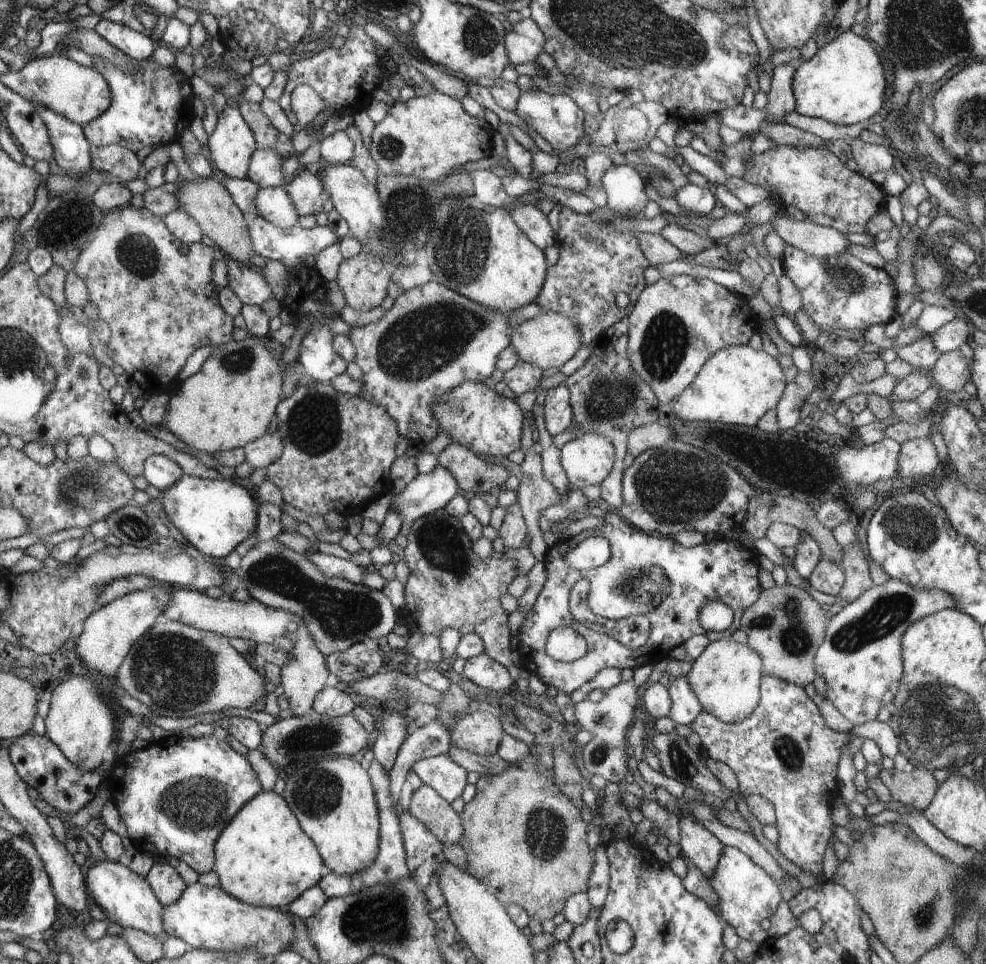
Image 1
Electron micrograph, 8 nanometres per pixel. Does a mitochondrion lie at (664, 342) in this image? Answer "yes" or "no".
yes

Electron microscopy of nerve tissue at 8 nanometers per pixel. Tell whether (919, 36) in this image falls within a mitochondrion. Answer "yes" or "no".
yes

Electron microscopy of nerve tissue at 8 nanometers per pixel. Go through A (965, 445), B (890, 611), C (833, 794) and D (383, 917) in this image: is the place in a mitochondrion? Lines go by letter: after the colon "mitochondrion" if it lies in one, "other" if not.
A: other
B: mitochondrion
C: other
D: mitochondrion

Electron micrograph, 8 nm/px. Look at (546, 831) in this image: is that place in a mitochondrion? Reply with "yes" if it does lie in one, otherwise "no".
yes

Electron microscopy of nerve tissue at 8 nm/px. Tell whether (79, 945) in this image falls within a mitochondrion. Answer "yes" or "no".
no

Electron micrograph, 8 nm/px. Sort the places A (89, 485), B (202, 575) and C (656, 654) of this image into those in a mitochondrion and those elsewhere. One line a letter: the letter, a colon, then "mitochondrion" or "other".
A: mitochondrion
B: other
C: other

